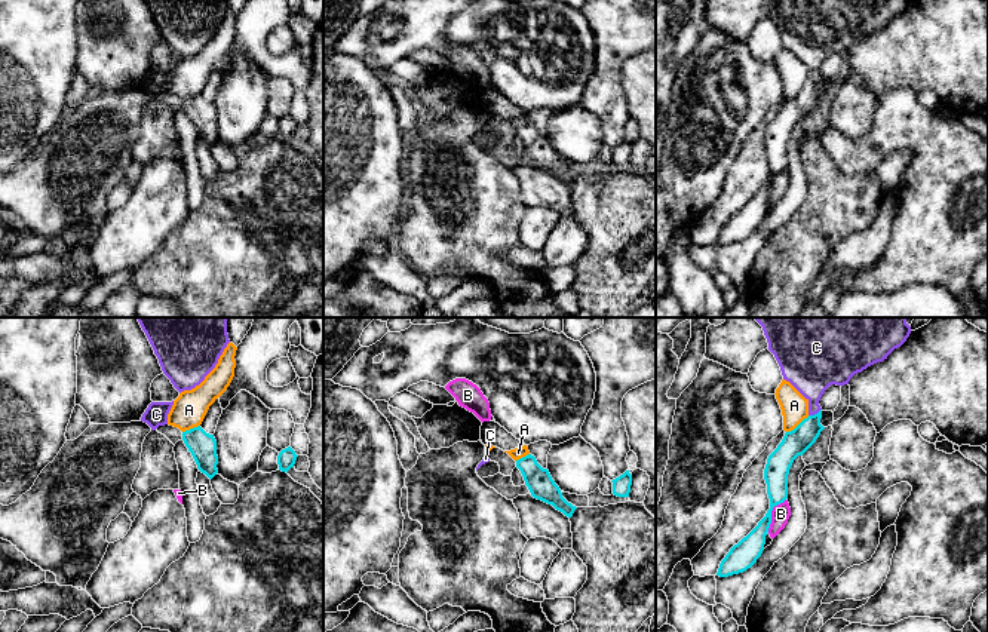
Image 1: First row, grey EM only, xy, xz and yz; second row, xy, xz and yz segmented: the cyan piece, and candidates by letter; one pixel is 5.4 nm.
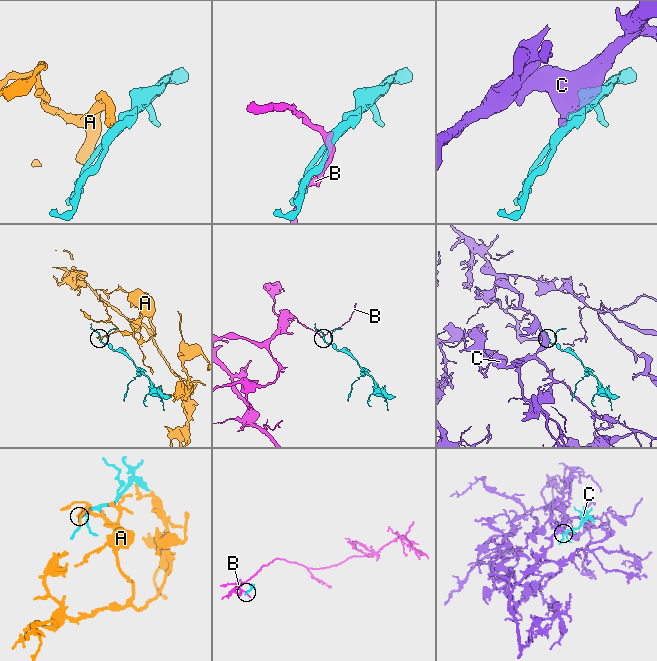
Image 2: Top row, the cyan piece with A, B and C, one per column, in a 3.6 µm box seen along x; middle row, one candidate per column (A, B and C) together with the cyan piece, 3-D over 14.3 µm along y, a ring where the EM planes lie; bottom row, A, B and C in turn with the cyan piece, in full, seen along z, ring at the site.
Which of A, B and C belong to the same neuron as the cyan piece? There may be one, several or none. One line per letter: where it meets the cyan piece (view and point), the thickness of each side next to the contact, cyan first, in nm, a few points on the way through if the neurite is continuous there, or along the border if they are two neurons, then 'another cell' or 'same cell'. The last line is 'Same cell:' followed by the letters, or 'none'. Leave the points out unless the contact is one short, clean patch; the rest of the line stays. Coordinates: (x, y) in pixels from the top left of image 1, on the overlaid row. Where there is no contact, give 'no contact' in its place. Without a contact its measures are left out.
A: yz (798, 425) | 140/150 nm | along yz (809, 416), (786, 432) | another cell
B: yz (770, 514) | 140/100 nm | another cell
C: yz (815, 414) | 140/280 nm | across yz (795, 442), (810, 428), (815, 414), (810, 368) | same cell
Same cell: C

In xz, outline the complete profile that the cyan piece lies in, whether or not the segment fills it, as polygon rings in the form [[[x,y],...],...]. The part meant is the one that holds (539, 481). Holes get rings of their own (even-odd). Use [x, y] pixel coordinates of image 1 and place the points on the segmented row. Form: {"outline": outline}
{"outline": [[[528,454],[516,460],[516,467],[521,470],[525,485],[534,498],[552,504],[568,518],[573,516],[577,507],[562,497],[562,493],[552,479],[549,470],[543,469],[534,455]]]}

